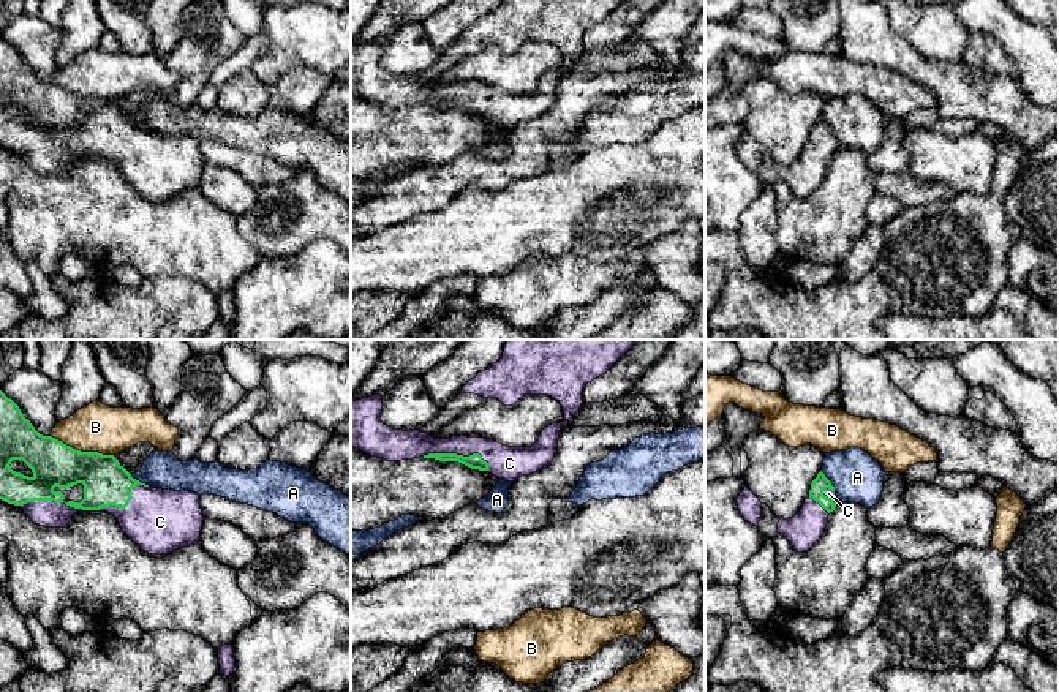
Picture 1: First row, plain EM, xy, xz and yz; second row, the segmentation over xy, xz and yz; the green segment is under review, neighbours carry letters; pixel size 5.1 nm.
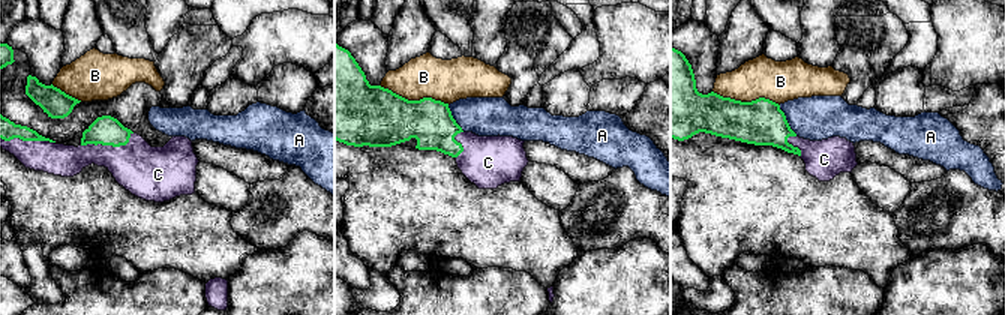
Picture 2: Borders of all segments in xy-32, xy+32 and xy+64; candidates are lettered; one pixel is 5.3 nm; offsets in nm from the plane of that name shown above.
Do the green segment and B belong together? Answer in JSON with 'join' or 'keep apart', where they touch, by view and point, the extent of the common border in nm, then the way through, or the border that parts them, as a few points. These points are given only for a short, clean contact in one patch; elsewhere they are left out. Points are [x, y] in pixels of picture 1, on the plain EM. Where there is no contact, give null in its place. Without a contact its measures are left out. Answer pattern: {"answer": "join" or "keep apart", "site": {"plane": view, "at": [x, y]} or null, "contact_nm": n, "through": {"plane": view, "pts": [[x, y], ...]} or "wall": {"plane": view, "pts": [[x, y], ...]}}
{"answer": "keep apart", "site": {"plane": "xy", "at": [82, 98]}, "contact_nm": 340, "wall": {"plane": "xy", "pts": [[51, 81], [76, 95], [113, 101]]}}

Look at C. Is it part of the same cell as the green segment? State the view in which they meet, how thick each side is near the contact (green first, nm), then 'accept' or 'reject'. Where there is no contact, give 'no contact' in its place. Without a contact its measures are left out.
contact in xy; calibres 220 and 320 nm; accept

